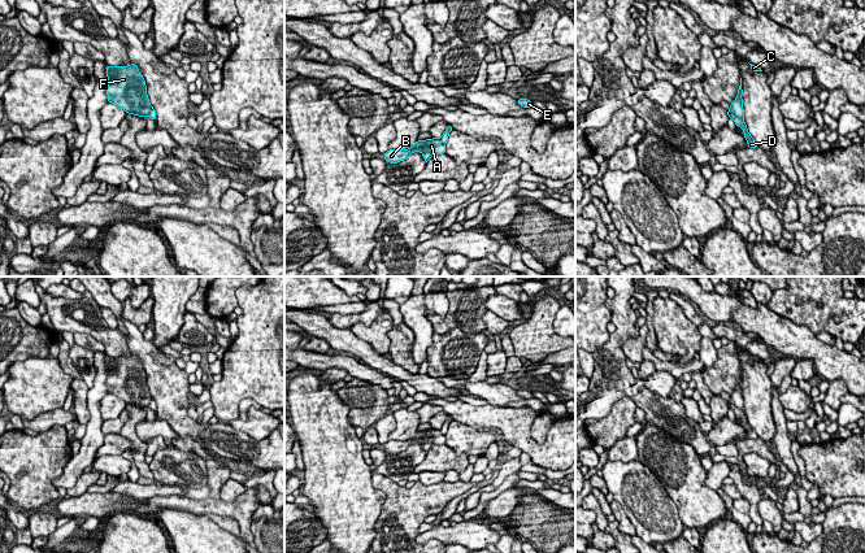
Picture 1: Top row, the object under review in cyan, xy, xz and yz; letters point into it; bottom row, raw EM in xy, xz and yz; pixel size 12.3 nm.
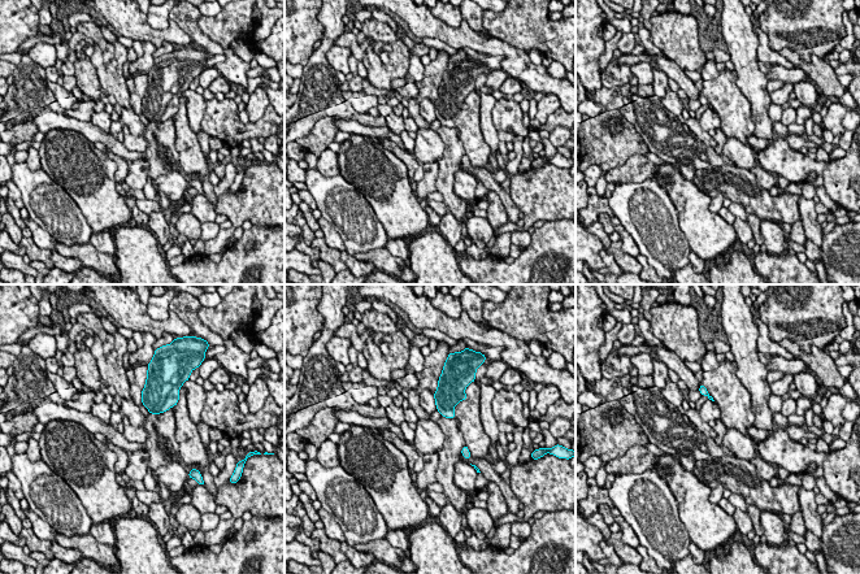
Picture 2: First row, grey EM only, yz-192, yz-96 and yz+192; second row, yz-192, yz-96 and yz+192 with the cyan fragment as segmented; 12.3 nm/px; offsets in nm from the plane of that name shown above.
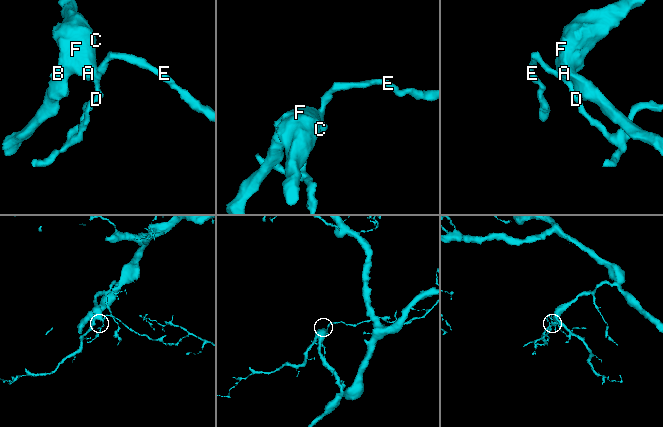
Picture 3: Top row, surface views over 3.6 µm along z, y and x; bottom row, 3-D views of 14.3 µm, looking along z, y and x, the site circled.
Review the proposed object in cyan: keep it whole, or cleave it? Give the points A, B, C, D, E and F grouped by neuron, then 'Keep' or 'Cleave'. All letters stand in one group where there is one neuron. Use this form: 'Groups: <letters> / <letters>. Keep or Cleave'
Groups: A B C F / D E. Cleave

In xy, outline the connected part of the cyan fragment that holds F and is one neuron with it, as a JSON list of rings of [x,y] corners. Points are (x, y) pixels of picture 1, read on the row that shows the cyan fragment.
[[[136,64],[130,66],[107,66],[109,79],[107,87],[108,103],[116,104],[127,114],[148,116],[152,105],[147,96],[147,86]]]

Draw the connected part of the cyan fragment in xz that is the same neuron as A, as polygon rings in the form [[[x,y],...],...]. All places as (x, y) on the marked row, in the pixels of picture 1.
[[[432,138],[426,140],[417,140],[416,144],[409,149],[388,149],[383,153],[383,157],[390,164],[397,164],[407,160],[413,152],[421,152],[425,161],[427,162],[432,154],[445,153],[445,144],[440,139]]]

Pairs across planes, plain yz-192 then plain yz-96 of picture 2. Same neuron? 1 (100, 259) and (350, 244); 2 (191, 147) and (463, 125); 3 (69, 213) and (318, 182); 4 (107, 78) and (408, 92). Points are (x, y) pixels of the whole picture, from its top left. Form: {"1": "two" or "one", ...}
{"1": "two", "2": "one", "3": "one", "4": "one"}

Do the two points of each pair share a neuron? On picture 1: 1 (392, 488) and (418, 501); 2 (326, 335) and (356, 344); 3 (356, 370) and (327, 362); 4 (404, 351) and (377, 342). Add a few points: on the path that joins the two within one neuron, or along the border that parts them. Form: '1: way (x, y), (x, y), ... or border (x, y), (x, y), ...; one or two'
1: way (399, 495), (405, 501), (412, 501); one
2: way (334, 336), (348, 342); one
3: way (350, 364), (334, 362); one
4: border (394, 326), (387, 332), (387, 355); two

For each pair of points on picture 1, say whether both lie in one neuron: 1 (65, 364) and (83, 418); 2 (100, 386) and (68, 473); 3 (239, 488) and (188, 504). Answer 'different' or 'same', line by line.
1: same
2: same
3: different

